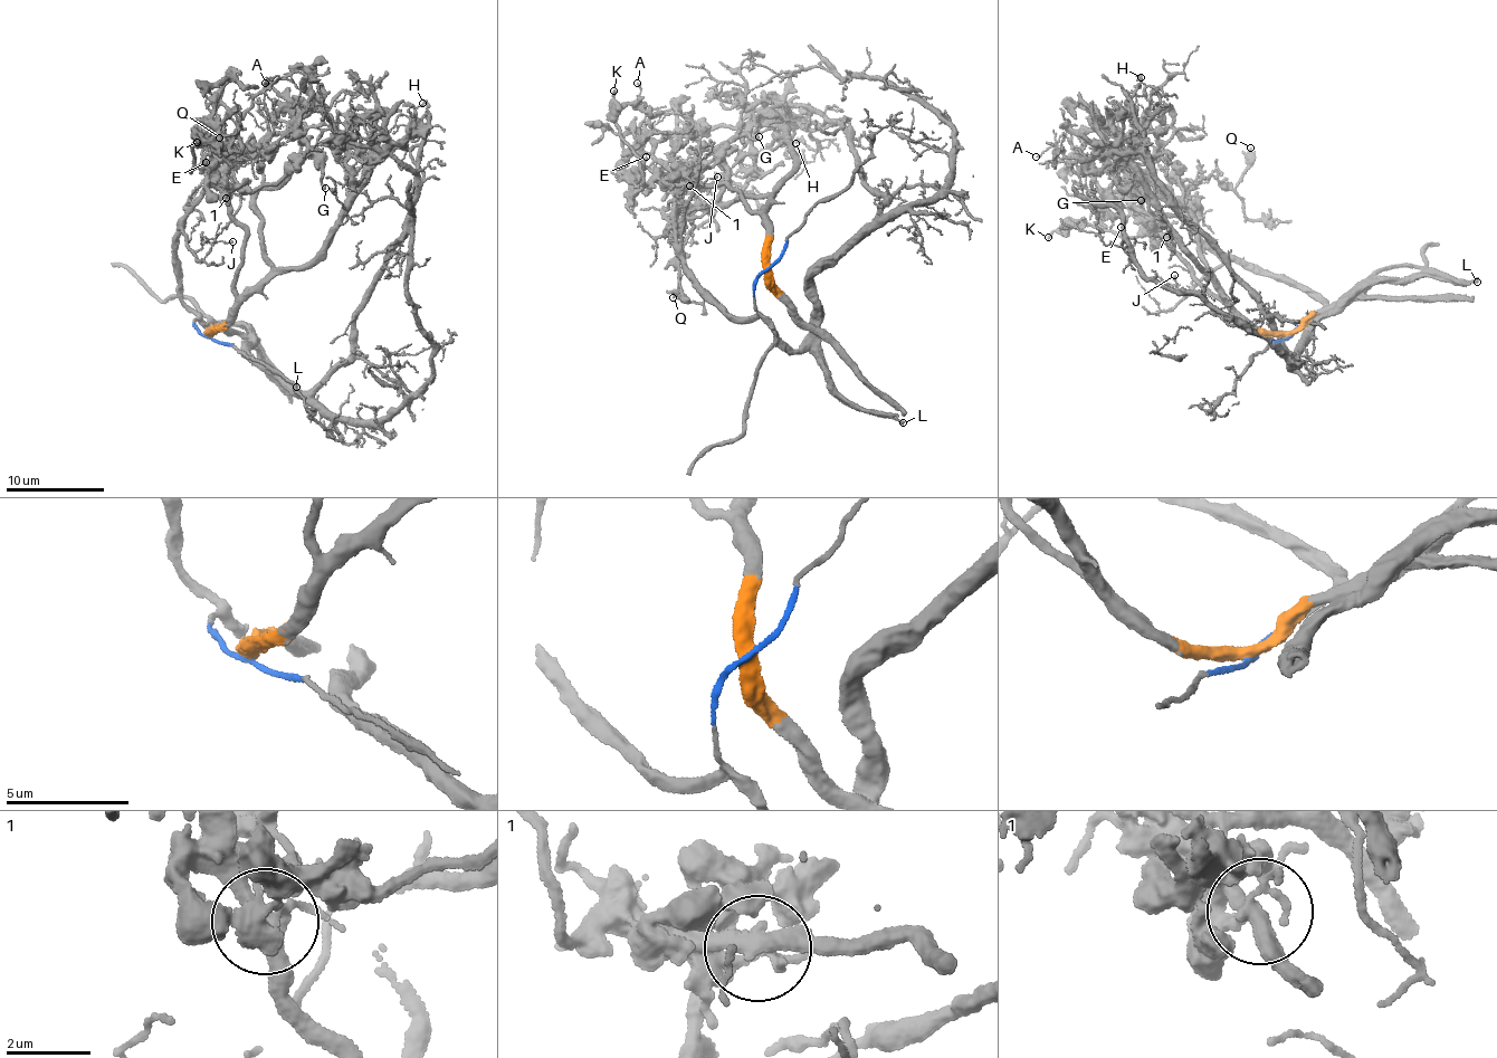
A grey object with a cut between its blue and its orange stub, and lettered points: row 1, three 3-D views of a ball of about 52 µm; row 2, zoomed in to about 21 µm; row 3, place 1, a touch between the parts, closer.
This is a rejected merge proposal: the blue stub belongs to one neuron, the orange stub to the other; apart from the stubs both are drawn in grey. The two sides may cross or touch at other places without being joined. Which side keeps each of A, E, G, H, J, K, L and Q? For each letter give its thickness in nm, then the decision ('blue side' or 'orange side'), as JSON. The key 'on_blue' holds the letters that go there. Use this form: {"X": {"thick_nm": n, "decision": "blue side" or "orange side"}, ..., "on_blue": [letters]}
{"A": {"thick_nm": 120, "decision": "blue side"}, "E": {"thick_nm": 180, "decision": "orange side"}, "G": {"thick_nm": 240, "decision": "orange side"}, "H": {"thick_nm": 240, "decision": "blue side"}, "J": {"thick_nm": 130, "decision": "blue side"}, "K": {"thick_nm": 190, "decision": "orange side"}, "L": {"thick_nm": 240, "decision": "blue side"}, "Q": {"thick_nm": 190, "decision": "orange side"}, "on_blue": ["A", "H", "J", "L"]}

